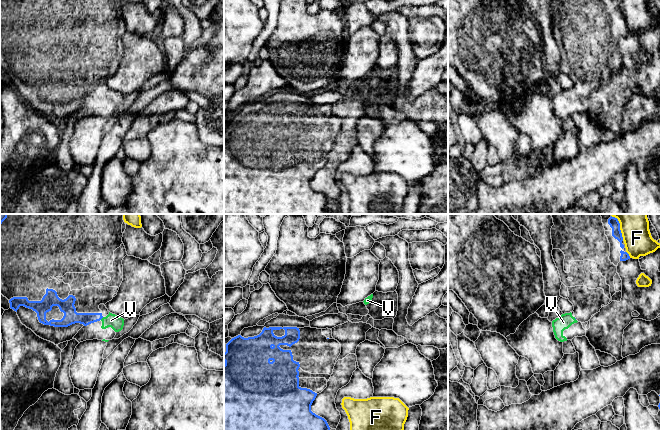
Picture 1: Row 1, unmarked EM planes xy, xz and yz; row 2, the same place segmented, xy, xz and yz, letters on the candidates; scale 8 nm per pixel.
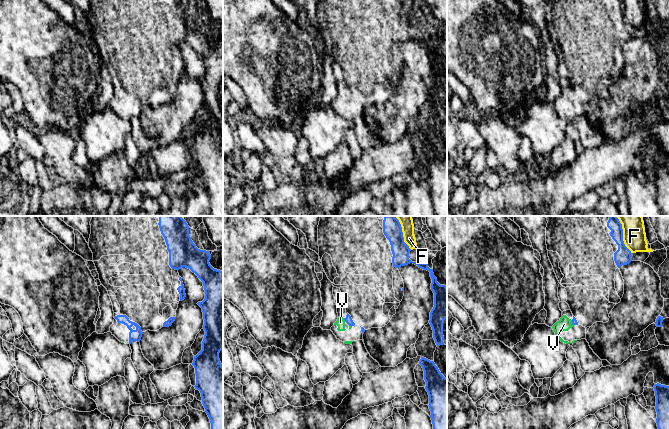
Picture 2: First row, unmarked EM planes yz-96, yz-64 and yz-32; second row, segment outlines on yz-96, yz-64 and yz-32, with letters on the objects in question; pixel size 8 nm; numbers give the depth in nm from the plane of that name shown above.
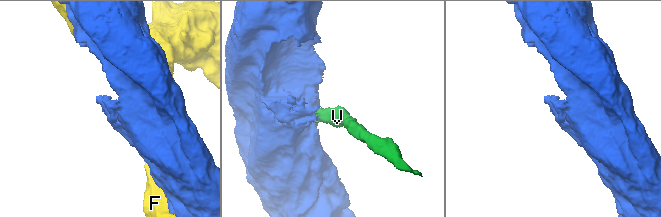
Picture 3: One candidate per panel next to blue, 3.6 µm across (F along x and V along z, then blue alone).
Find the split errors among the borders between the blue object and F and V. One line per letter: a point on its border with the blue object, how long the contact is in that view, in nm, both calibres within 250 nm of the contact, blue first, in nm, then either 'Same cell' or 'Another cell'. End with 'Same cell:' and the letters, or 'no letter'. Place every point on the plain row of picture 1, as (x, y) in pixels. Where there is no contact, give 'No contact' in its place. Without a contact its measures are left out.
F: Touches blue at yz (620, 8). Shared border 140 nm. Thickness 80 nm (blue) against 220 nm. Another cell
V: Touches blue at xy (101, 94). Shared border 40 nm. Thickness 120 nm (blue) against 110 nm. Same cell
Same cell: V

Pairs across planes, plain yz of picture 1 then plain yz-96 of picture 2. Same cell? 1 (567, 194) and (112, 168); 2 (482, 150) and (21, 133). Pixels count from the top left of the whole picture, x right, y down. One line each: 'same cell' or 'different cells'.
1: different cells
2: different cells

